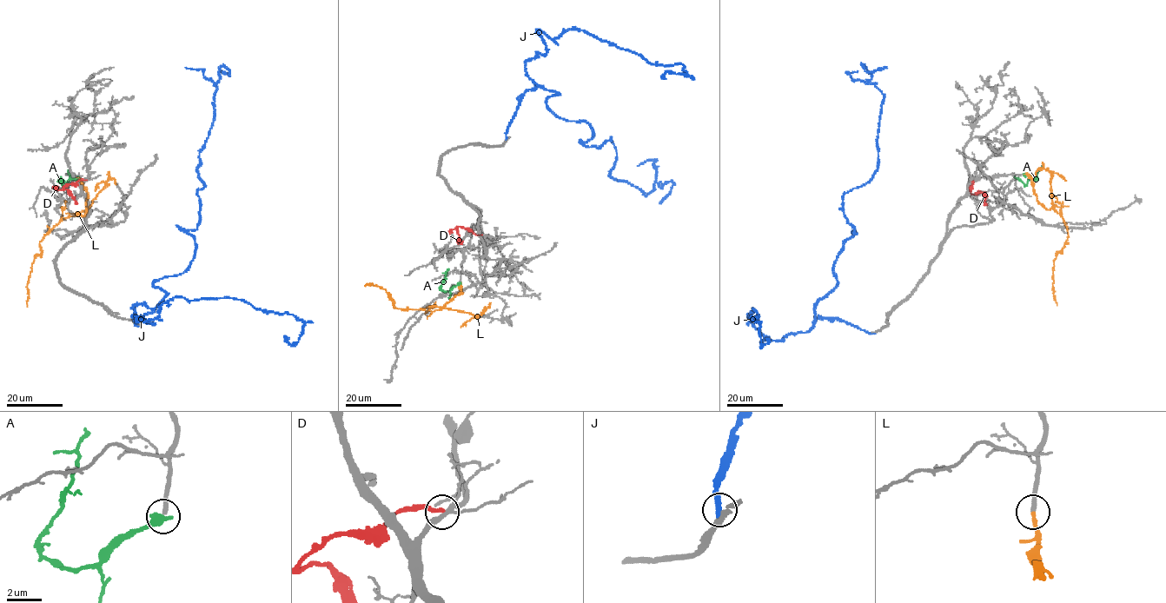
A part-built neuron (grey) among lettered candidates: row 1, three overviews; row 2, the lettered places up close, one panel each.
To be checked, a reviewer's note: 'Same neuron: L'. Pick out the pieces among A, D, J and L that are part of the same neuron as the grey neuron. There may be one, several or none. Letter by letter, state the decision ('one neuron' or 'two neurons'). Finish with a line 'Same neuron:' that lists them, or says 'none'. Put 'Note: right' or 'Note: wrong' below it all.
A: two neurons
D: two neurons
J: two neurons
L: one neuron
Same neuron: L
Note: right

